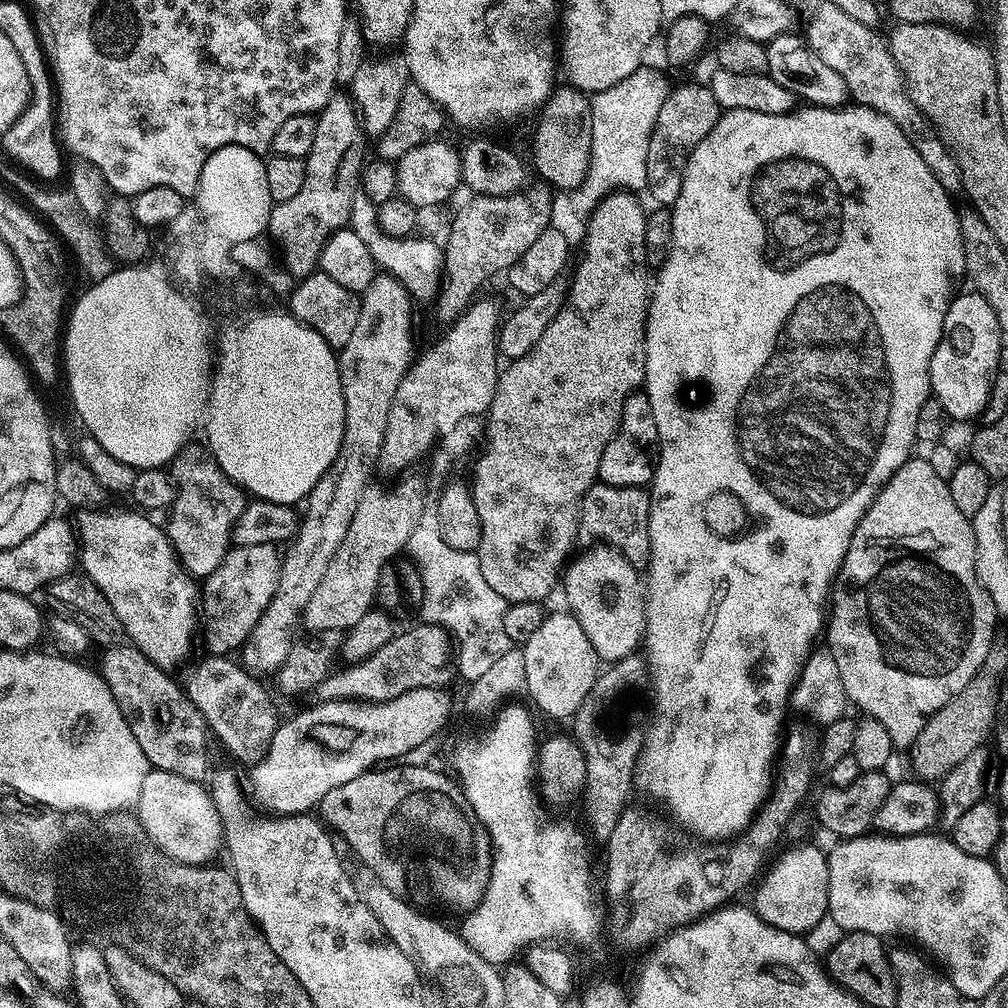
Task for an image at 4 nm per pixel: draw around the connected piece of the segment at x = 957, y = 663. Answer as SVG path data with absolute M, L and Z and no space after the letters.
M909 458L892 477L884 483L876 500L864 512L864 517L856 524L850 544L844 554L844 560L836 571L836 579L830 585L830 611L826 616L826 647L832 653L834 663L838 666L838 674L842 678L842 686L846 690L849 701L864 711L865 717L882 722L890 734L893 745L897 749L911 749L914 738L926 726L926 722L939 708L946 706L946 702L956 699L956 695L967 686L976 673L987 665L990 659L988 651L992 648L992 639L996 636L996 623L998 617L994 610L994 602L990 594L978 582L976 577L976 561L978 549L976 535L972 529L972 521L954 503L950 494L948 481L938 476L937 471L931 466L928 458L916 460Z

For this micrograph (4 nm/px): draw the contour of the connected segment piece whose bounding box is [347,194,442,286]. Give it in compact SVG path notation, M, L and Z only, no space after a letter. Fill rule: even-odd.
M356 194L350 202L347 227L362 238L366 250L370 250L370 258L374 258L377 269L398 280L404 286L410 284L437 283L438 273L442 268L442 248L432 240L423 240L420 234L410 236L390 236L383 231L379 222L378 206L369 196Z

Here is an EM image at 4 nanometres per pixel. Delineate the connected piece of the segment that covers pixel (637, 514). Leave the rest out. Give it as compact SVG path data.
M597 482L580 499L580 532L592 539L589 541L616 548L636 569L647 569L652 553L648 525L651 505L649 493L644 488L623 488Z

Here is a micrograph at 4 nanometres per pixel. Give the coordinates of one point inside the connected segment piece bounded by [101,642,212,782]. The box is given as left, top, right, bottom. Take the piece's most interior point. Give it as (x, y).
(172, 732)

